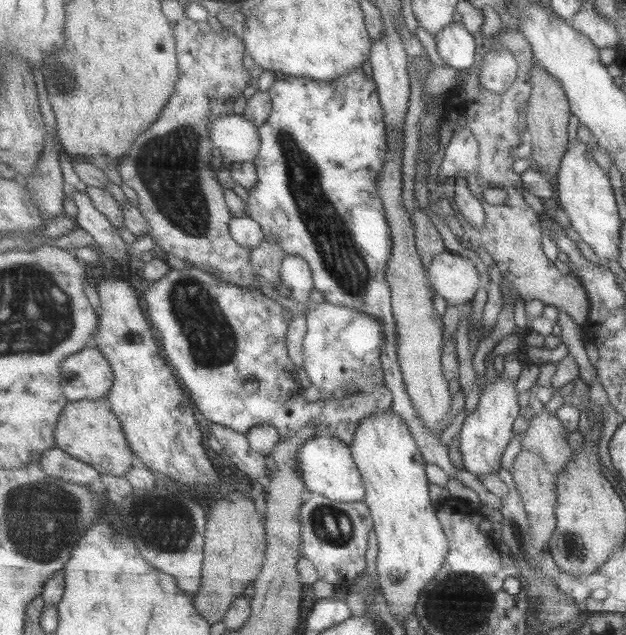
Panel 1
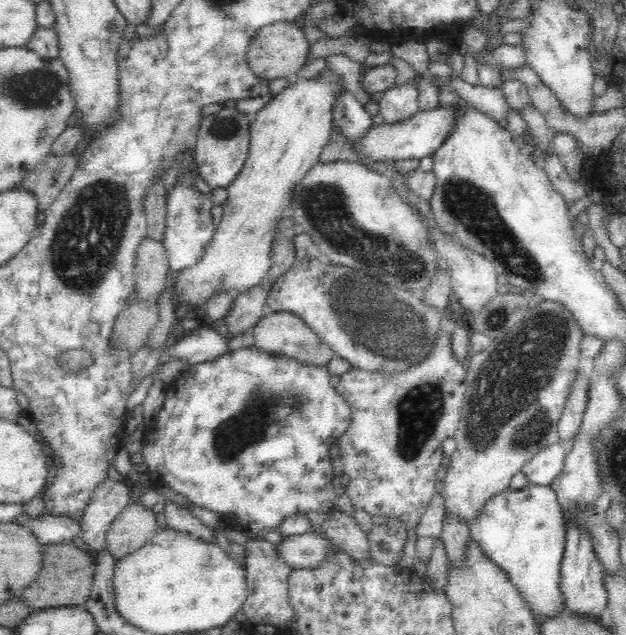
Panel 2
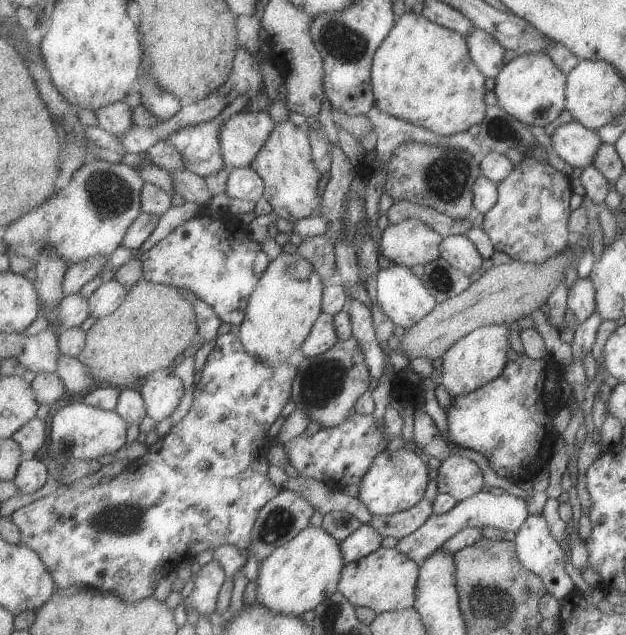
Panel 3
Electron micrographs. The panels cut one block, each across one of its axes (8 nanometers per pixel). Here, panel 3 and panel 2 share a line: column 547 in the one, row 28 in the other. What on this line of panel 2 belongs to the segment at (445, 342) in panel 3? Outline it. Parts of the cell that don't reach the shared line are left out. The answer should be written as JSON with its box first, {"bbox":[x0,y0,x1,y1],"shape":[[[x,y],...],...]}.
{"bbox":[248,20,310,80],"shape":[[[295,20],[278,21],[264,28],[260,28],[259,34],[252,40],[250,44],[250,52],[248,59],[250,65],[258,77],[268,80],[274,78],[290,78],[293,77],[302,66],[308,62],[310,57],[310,40],[304,32],[304,27],[298,26]]]}

